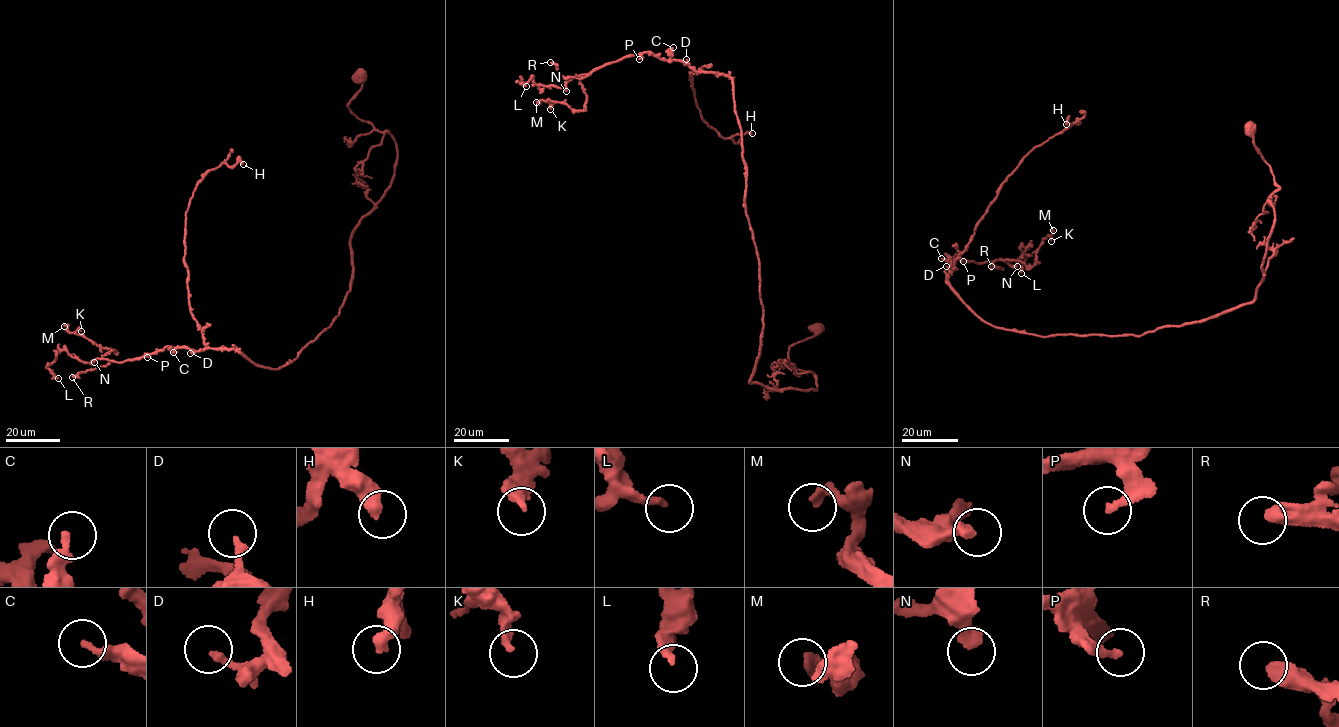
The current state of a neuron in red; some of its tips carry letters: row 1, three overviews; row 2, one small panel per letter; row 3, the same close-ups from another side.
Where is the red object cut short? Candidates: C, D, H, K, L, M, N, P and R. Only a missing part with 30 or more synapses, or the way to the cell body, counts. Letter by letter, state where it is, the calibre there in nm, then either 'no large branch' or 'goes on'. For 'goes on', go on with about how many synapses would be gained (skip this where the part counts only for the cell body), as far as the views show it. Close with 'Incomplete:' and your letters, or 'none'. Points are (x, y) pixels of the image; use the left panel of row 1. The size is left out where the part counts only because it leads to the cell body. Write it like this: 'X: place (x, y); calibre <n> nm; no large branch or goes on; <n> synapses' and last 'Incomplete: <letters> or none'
C: place (173, 352); calibre 340 nm; no large branch
D: place (190, 353); calibre 220 nm; no large branch
H: place (243, 164); calibre 460 nm; no large branch
K: place (81, 331); calibre 280 nm; no large branch
L: place (58, 378); calibre 220 nm; no large branch
M: place (64, 326); calibre 300 nm; no large branch
N: place (94, 362); calibre 360 nm; no large branch
P: place (147, 357); calibre 240 nm; no large branch
R: place (72, 377); calibre 460 nm; no large branch
Incomplete: none

